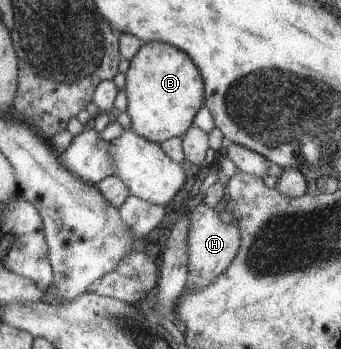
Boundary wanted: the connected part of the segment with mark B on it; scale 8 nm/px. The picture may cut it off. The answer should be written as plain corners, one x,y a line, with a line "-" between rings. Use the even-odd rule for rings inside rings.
145,42
129,60
124,76
126,113
130,117
129,129
147,139
148,142
160,144
166,139
181,137
192,126
195,114
204,105
204,85
197,66
184,51
171,44

